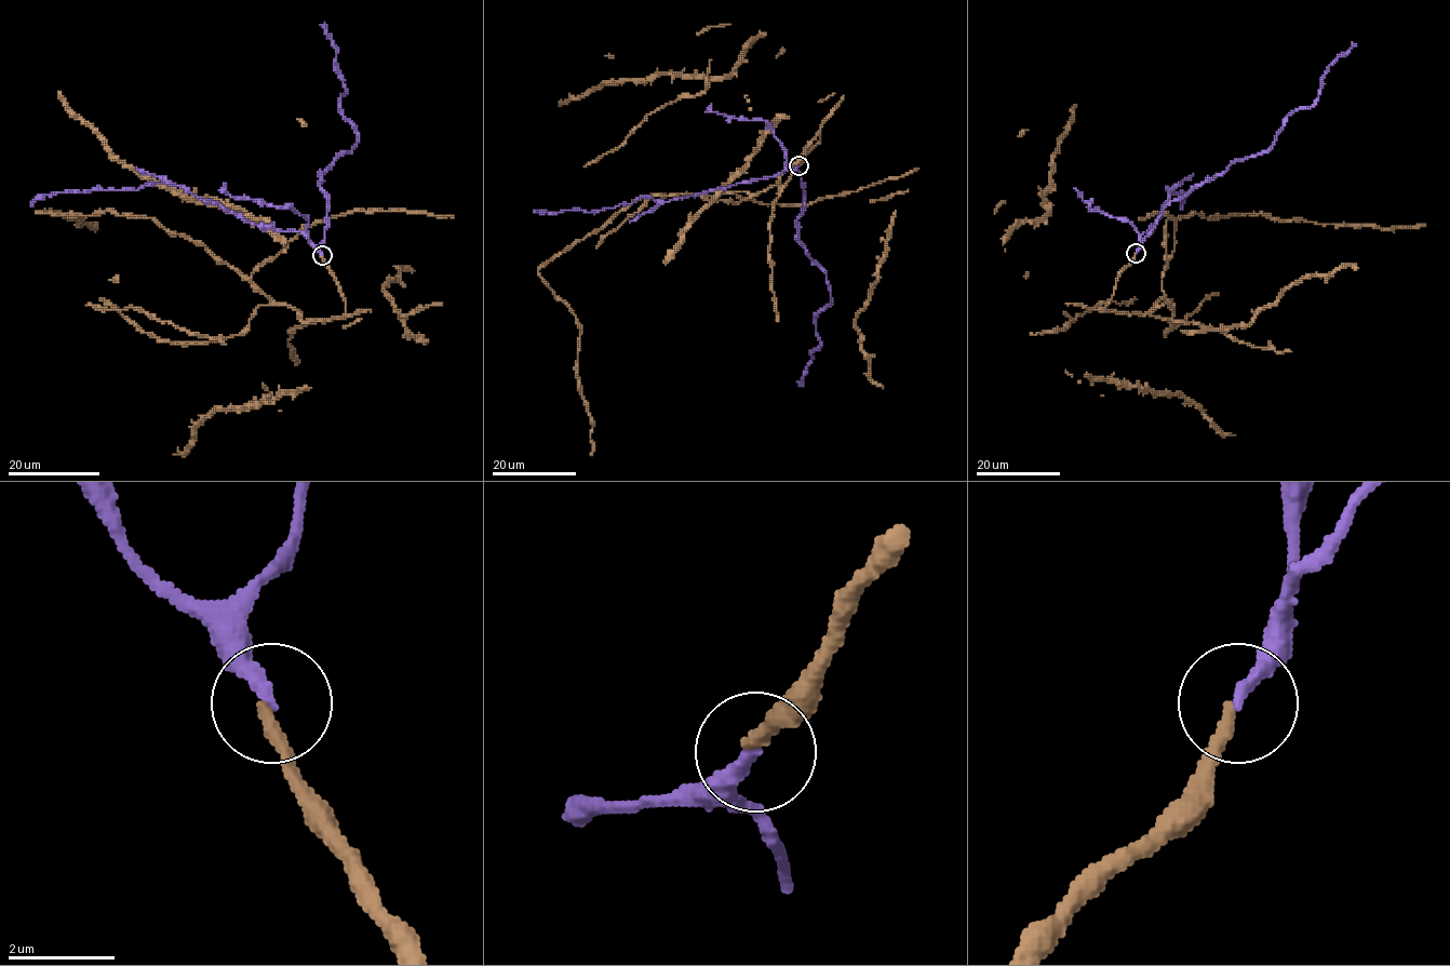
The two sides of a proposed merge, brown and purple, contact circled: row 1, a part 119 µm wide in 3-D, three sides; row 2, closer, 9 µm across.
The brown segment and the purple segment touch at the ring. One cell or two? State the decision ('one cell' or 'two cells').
one cell

